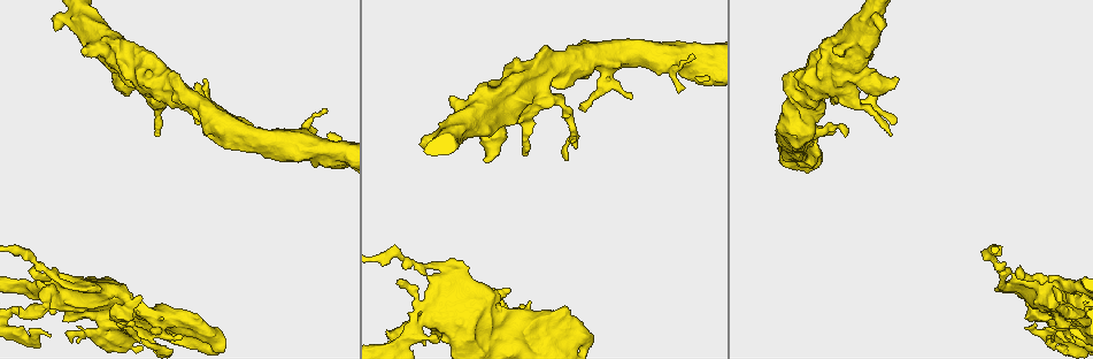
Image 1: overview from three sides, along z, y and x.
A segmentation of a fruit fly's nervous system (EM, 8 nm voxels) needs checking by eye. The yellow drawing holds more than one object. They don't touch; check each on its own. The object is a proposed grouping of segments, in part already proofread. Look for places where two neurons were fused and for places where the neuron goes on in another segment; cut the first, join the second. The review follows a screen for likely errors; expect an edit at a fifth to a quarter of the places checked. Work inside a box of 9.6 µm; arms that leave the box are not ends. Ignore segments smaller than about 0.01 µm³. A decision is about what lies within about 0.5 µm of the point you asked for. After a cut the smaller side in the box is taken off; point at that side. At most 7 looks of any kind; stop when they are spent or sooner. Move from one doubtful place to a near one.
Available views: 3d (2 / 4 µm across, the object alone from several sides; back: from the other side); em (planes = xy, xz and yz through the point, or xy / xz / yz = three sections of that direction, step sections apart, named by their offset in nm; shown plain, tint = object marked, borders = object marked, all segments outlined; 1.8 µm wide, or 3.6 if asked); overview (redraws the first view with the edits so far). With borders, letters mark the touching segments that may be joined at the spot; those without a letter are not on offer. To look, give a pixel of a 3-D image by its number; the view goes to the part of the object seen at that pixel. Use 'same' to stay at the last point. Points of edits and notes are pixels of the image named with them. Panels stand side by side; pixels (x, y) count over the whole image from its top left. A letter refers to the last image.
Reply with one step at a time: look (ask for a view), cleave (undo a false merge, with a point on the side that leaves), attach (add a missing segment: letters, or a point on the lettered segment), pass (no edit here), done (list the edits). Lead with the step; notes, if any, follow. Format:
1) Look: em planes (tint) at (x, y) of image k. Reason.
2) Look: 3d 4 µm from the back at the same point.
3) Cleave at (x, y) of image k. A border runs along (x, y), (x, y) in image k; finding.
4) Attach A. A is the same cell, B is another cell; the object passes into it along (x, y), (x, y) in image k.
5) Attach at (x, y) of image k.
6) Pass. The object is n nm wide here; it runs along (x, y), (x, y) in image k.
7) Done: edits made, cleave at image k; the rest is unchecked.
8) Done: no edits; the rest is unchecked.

Look: 3d 4 µm at (1042, 283) of image 1. Calibre changes.

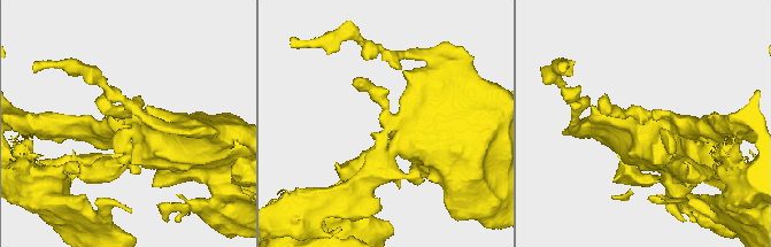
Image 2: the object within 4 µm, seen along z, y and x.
Look: em xz step 16 (tint) at (400, 119) of image 2. 4 arms meet here.

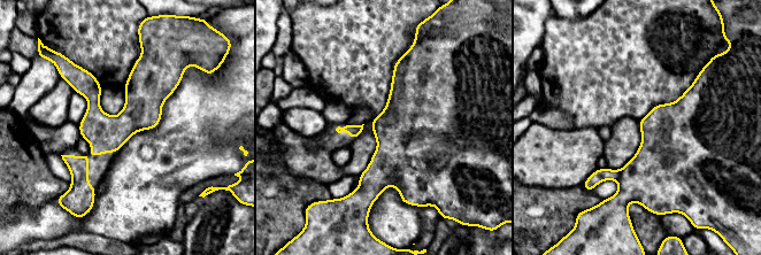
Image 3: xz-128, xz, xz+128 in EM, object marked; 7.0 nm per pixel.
Look: em xz step 16 (borders) at the same point. See the neighbours.

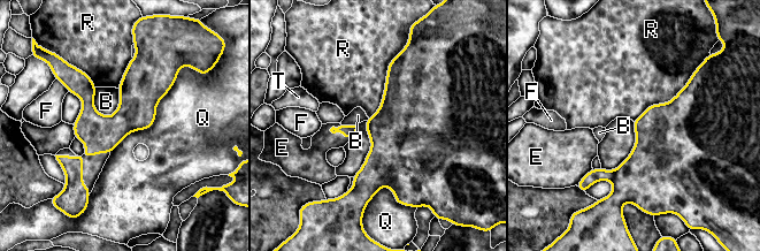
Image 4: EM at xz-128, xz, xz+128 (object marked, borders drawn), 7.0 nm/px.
Attach at (315, 158) of image 4. E is the same cell, B, F, Q, R and T are other cells; the neuron continues.

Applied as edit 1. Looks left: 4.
Look: 3d 4 µm at (117, 330) of image 1. Sharp bend.

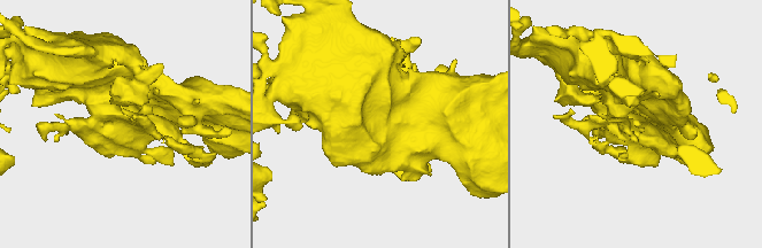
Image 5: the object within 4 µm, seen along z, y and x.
Look: em 3.6 µm planes (plain) at (124, 120) of image 5.

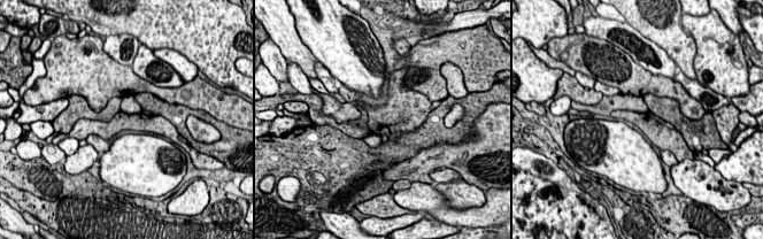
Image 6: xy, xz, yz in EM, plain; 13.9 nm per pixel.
Look: em 3.6 µm planes (borders) at the same point.

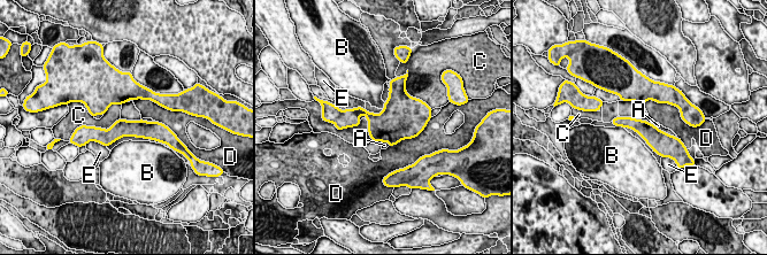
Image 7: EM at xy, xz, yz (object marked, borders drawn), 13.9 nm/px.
Pass. The longest contact is with D, 550 nm; A, B, C, D and E are other cells; all the same neuron.

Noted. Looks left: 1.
Done: edits made, attach at image 4; the rest is unchecked.

